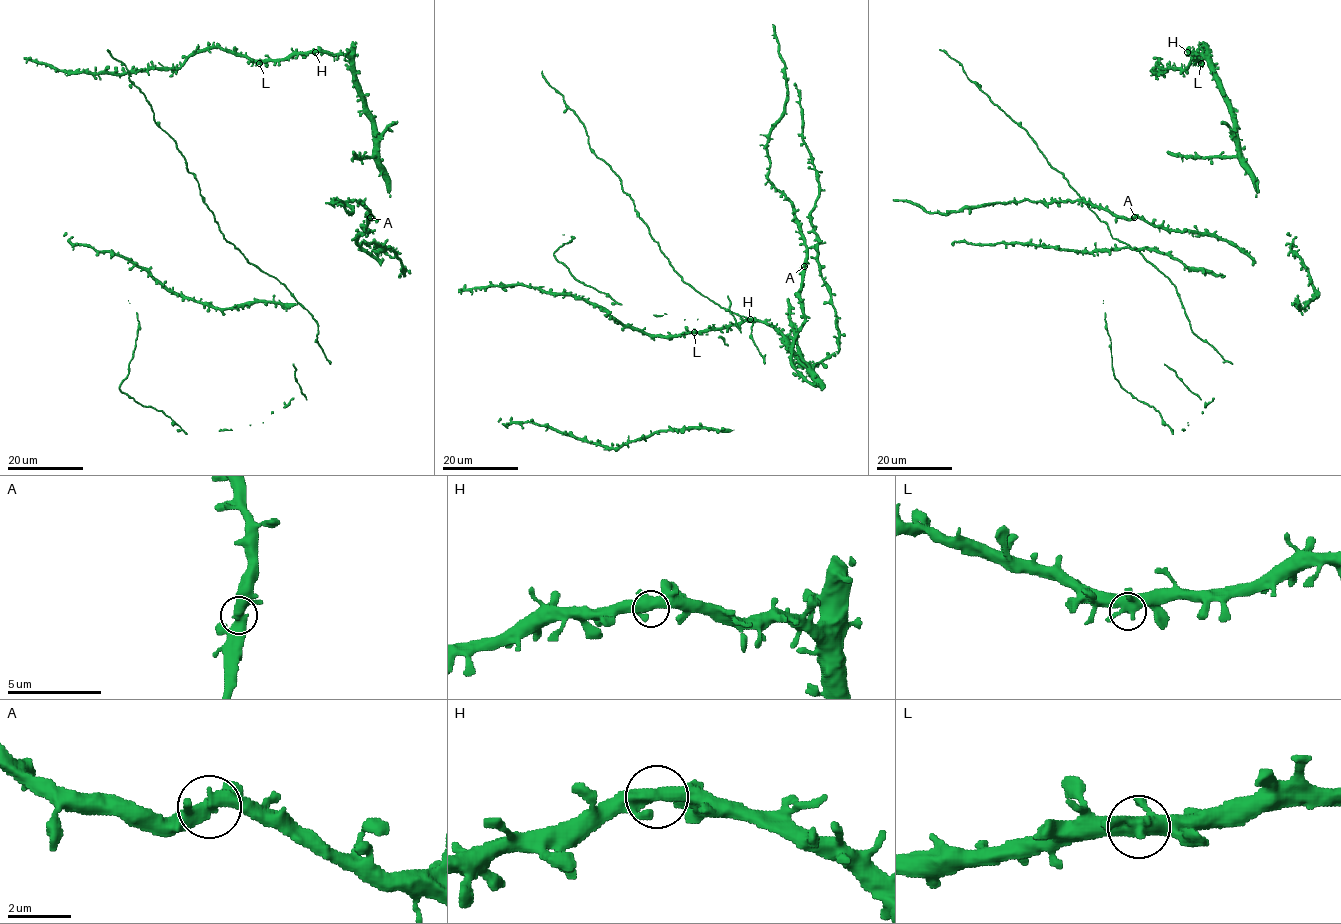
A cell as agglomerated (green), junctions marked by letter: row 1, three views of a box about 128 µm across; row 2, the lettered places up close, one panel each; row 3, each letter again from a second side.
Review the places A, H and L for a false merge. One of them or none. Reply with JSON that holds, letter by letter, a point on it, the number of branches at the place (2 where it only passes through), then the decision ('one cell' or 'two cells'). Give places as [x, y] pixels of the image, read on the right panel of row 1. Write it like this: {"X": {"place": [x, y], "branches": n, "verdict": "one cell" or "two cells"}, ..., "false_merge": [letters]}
{"A": {"place": [1134, 217], "branches": 3, "verdict": "one cell"}, "H": {"place": [1187, 52], "branches": 3, "verdict": "one cell"}, "L": {"place": [1201, 63], "branches": 3, "verdict": "one cell"}, "false_merge": []}

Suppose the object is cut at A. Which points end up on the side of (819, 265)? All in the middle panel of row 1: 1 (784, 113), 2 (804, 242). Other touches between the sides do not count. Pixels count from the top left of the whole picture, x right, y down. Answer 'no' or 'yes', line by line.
1: no
2: no

